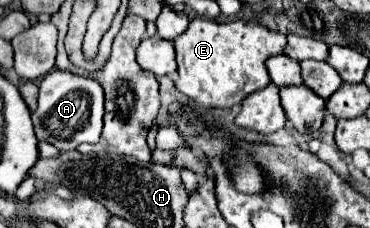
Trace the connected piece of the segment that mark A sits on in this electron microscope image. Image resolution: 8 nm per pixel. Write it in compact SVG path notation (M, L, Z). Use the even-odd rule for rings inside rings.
M51 70L39 82L39 108L31 114L37 140L47 140L57 150L75 150L83 142L97 142L103 128L103 92L101 86L71 72Z

